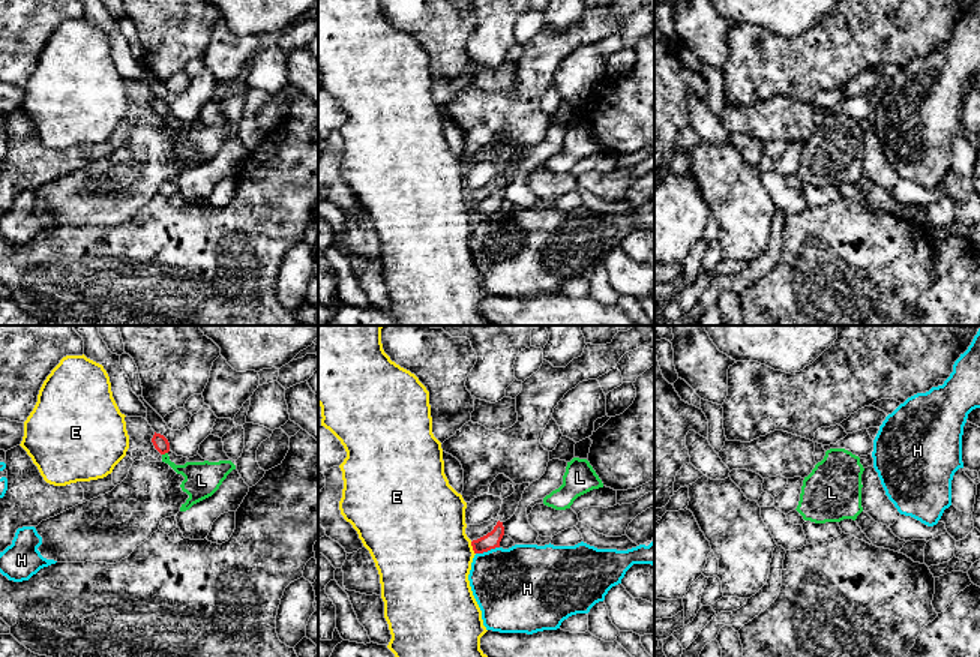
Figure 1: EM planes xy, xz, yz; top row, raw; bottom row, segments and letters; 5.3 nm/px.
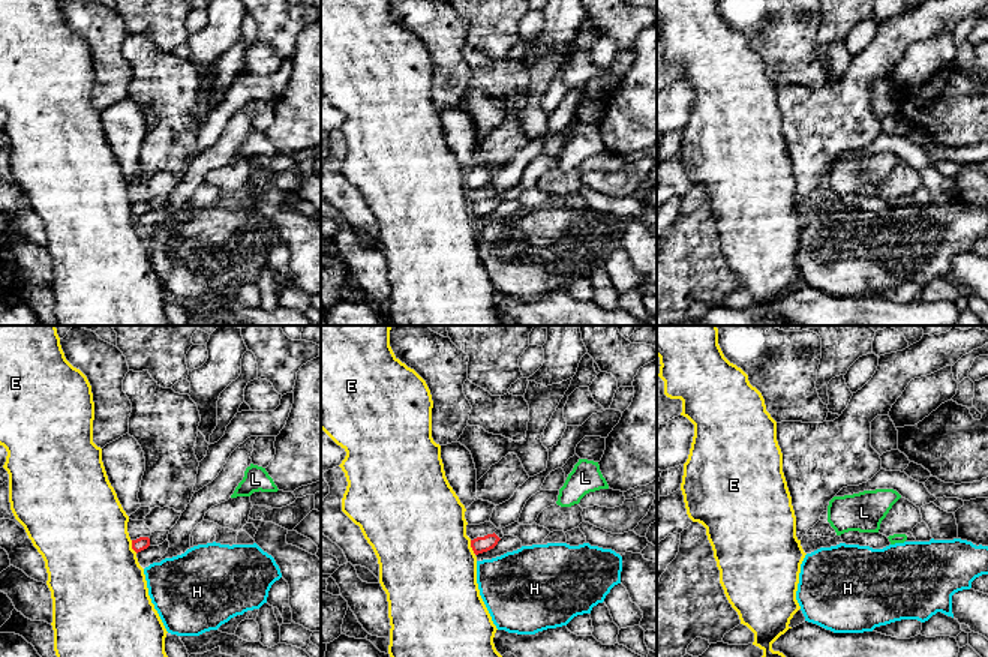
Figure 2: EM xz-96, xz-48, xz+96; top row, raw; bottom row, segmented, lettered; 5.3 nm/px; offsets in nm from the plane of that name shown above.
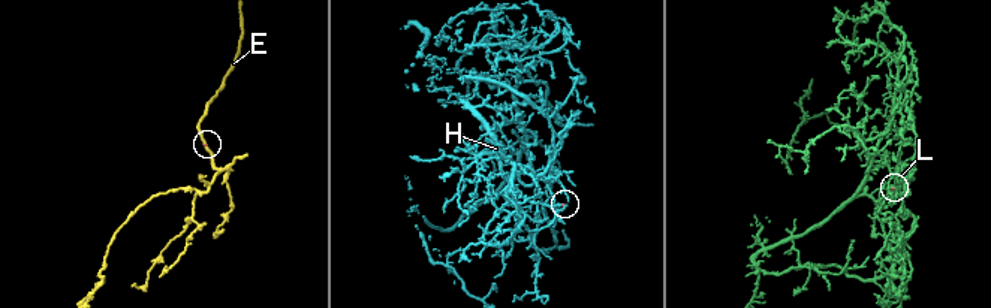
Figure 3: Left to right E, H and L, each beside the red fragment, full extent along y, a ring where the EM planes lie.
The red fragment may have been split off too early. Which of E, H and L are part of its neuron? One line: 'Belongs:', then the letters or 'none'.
Belongs: L

